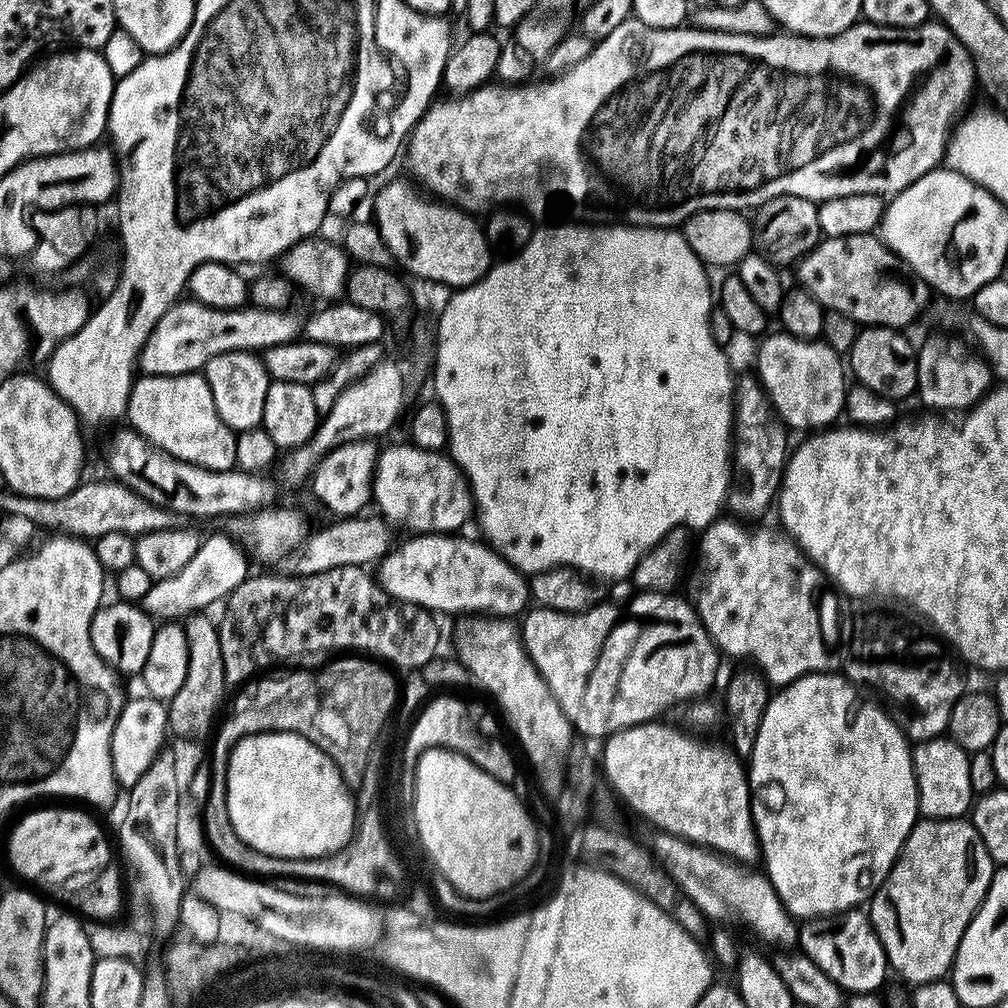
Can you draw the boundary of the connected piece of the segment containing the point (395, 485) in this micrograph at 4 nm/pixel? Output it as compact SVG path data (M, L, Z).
M411 442L392 444L376 457L376 471L372 473L370 496L375 511L391 525L393 529L405 528L408 534L456 534L468 519L474 516L472 487L451 456L443 451L431 452L417 448Z

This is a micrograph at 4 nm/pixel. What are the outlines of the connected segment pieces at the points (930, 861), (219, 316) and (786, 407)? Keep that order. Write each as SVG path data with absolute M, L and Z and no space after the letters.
M917 819L899 858L892 863L888 877L880 883L866 908L884 947L889 969L897 972L902 979L909 980L912 986L945 979L956 961L956 951L962 942L962 934L966 934L966 926L970 926L974 914L986 898L986 890L990 890L993 871L990 854L971 819Z
M184 298L173 304L169 312L162 314L158 326L154 326L150 338L146 338L146 342L140 351L138 368L145 376L181 376L187 372L200 372L204 364L210 362L210 358L214 358L218 354L256 352L275 344L290 343L295 341L301 335L301 332L301 317L296 317L292 310L275 312L274 310L262 310L251 306L211 308L205 304L197 304L191 298Z
M785 332L777 333L769 333L760 342L762 344L756 356L756 378L764 389L768 401L784 424L793 431L794 429L804 430L808 426L826 428L833 425L837 421L835 419L843 415L846 405L848 381L846 382L846 366L843 357L831 350L823 341L802 340Z

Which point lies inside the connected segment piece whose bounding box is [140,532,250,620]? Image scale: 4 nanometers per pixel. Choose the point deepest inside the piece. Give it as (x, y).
(219, 566)

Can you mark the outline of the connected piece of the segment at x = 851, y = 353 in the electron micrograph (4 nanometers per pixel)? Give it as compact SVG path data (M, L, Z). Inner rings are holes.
M864 326L857 331L854 346L846 353L846 364L851 375L856 375L855 379L861 385L868 387L874 394L895 402L902 402L911 392L913 395L917 391L917 349L914 344L912 348L911 342L904 335L903 331L894 328Z

